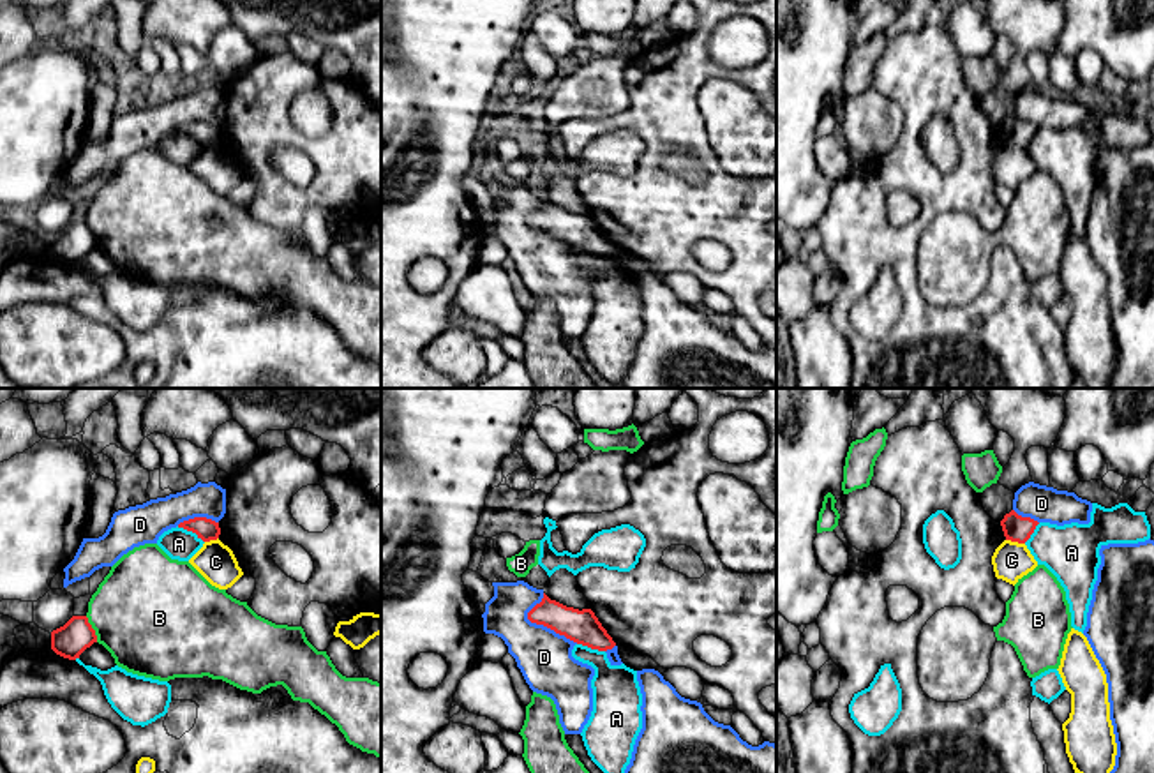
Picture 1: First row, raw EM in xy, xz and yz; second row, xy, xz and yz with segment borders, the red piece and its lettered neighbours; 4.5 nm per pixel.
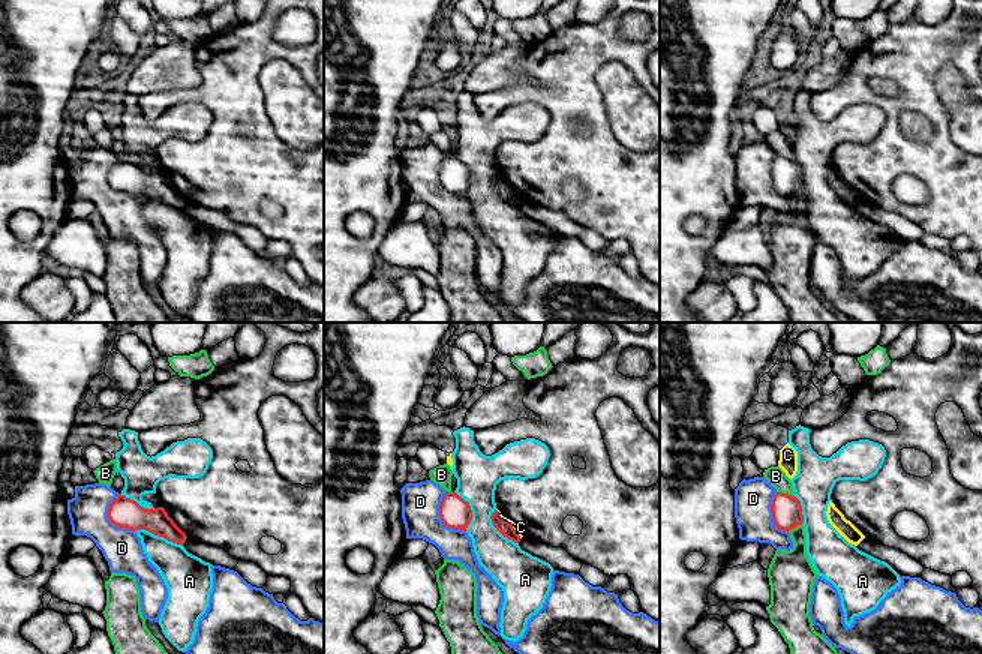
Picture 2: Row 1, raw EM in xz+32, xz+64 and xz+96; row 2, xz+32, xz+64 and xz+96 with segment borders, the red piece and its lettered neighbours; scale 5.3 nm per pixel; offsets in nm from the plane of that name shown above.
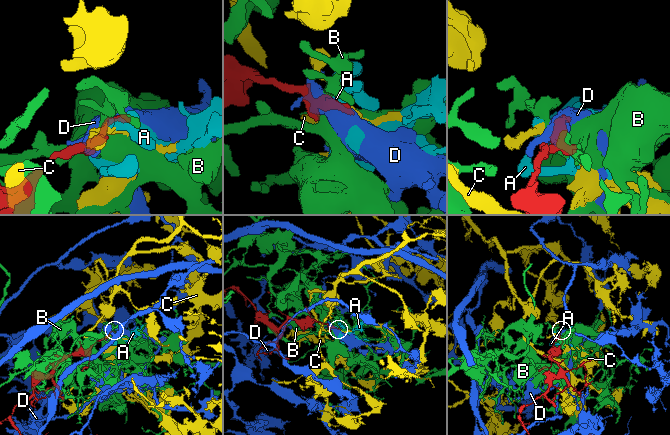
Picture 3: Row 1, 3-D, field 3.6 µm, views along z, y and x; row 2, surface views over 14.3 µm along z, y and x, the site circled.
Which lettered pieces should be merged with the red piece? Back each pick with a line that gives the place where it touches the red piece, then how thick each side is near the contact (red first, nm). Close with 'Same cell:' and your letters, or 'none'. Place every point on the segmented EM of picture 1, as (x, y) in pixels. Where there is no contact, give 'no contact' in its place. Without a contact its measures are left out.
Same cell: none

